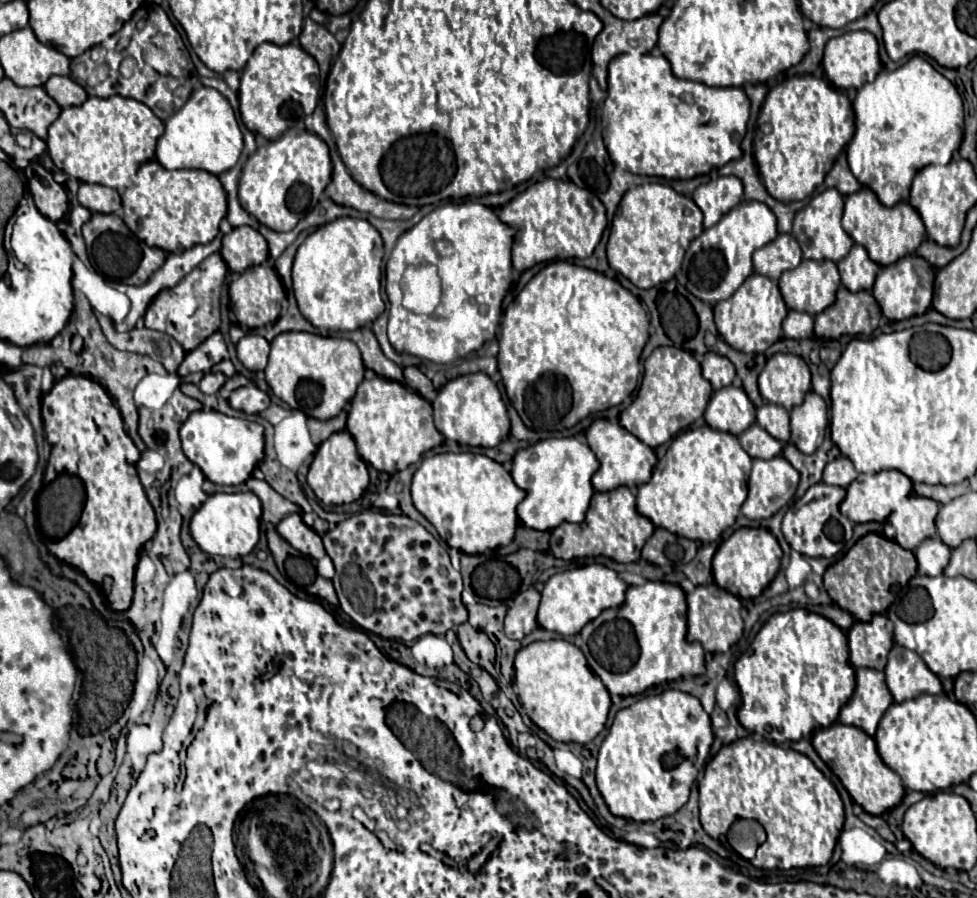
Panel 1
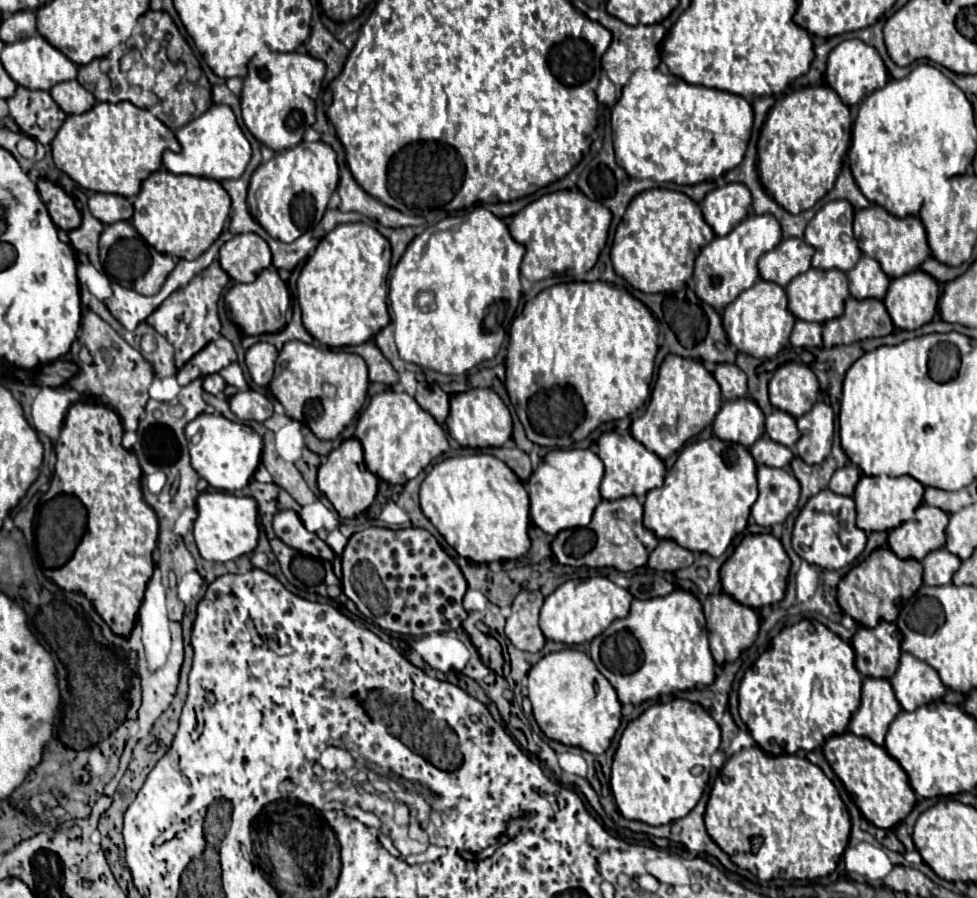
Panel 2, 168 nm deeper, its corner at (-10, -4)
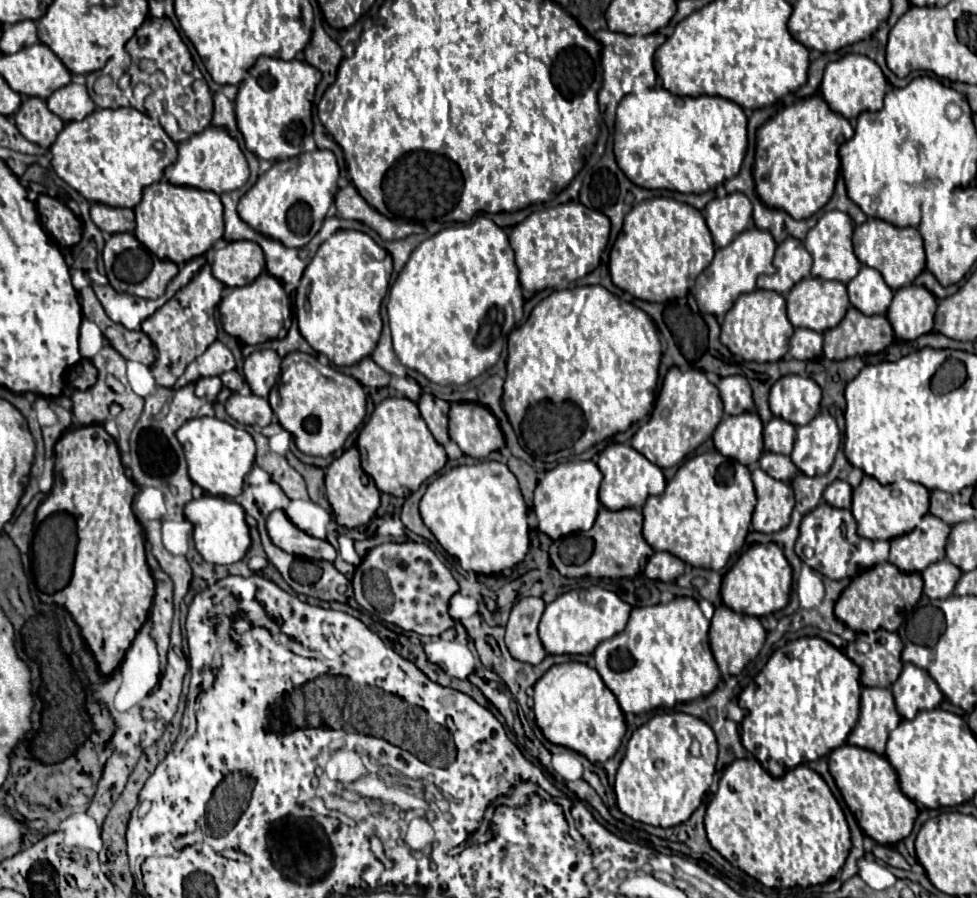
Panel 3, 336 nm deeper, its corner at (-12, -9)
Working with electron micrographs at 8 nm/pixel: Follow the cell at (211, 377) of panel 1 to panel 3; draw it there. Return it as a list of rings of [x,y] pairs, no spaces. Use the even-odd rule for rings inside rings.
[[[200,378],[198,382],[196,382],[196,388],[194,388],[194,394],[196,396],[216,396],[218,392],[220,392],[220,388],[222,388],[222,382],[220,382],[220,378]]]

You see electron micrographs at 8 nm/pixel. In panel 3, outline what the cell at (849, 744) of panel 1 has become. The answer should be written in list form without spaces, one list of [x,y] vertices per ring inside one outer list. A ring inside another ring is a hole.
[[[844,744],[830,754],[828,764],[830,764],[830,774],[846,806],[856,816],[858,826],[864,830],[866,836],[870,836],[874,842],[882,846],[894,846],[912,832],[918,808],[908,796],[902,794],[898,786],[898,776],[884,756],[872,754],[870,750],[858,746]]]

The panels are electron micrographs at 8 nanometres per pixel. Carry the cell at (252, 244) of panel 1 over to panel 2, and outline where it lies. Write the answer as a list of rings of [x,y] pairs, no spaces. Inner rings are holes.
[[[240,233],[240,235],[234,235],[230,241],[226,241],[222,247],[220,247],[220,257],[218,257],[222,269],[238,283],[250,283],[258,277],[258,273],[262,269],[268,269],[272,265],[272,253],[270,253],[270,247],[268,243],[256,235],[256,233]]]

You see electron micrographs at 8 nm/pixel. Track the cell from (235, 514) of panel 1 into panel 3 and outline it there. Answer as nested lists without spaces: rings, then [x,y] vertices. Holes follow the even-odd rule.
[[[204,494],[198,500],[190,500],[184,508],[186,520],[194,526],[194,542],[196,550],[200,556],[210,562],[210,564],[234,564],[244,558],[246,550],[250,548],[250,534],[248,534],[248,524],[244,520],[244,510],[240,504],[228,498],[220,496],[210,496]]]

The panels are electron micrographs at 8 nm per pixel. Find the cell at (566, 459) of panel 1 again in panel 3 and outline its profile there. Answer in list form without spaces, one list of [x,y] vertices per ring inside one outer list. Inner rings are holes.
[[[592,460],[566,462],[548,470],[544,478],[538,482],[534,492],[534,514],[538,516],[538,528],[552,540],[558,540],[560,536],[566,536],[570,532],[590,530],[600,510],[600,500],[598,500],[600,482],[602,474]]]

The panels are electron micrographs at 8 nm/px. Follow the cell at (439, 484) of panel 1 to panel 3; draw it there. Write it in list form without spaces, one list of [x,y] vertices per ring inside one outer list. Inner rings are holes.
[[[482,462],[482,464],[472,464],[472,466],[458,466],[452,468],[446,474],[440,474],[434,478],[426,492],[420,500],[420,514],[434,534],[434,538],[440,542],[440,546],[454,558],[458,558],[460,566],[466,572],[476,572],[476,574],[498,574],[506,568],[514,568],[518,562],[524,560],[528,554],[528,508],[524,504],[524,498],[518,488],[516,476],[508,470],[508,466],[500,462]]]

